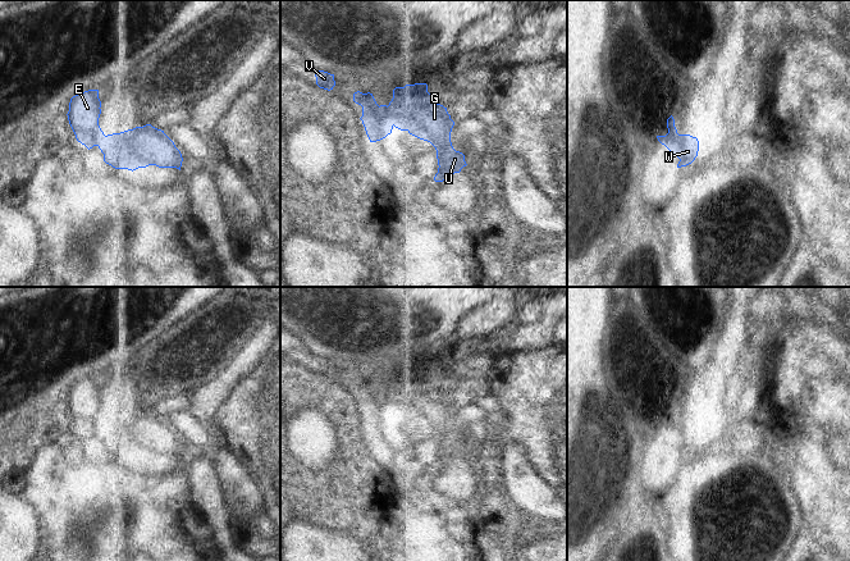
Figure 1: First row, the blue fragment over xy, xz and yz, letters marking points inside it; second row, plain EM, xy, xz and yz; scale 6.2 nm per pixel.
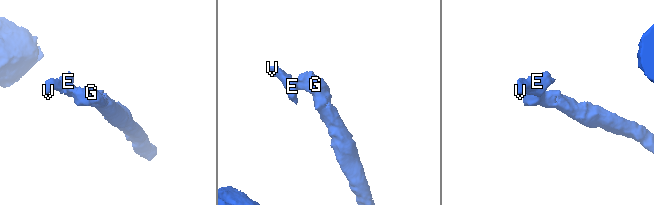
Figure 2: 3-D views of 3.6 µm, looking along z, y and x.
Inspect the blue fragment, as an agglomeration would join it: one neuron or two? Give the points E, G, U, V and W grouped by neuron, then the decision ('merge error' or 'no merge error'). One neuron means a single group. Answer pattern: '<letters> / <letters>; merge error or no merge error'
E V / G U W; merge error

